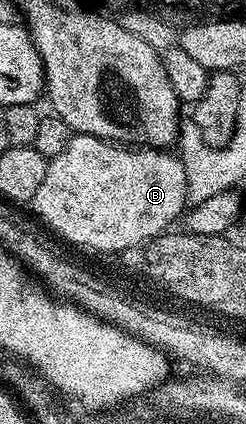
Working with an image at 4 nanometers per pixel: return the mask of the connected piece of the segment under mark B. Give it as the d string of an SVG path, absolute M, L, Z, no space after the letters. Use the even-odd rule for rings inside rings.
M73 134L70 145L49 159L46 178L30 204L35 218L55 233L65 244L77 243L92 251L121 253L149 239L167 232L176 218L183 216L188 198L188 181L184 172L184 160L179 154L159 147L121 145L115 141L99 139L93 135Z

